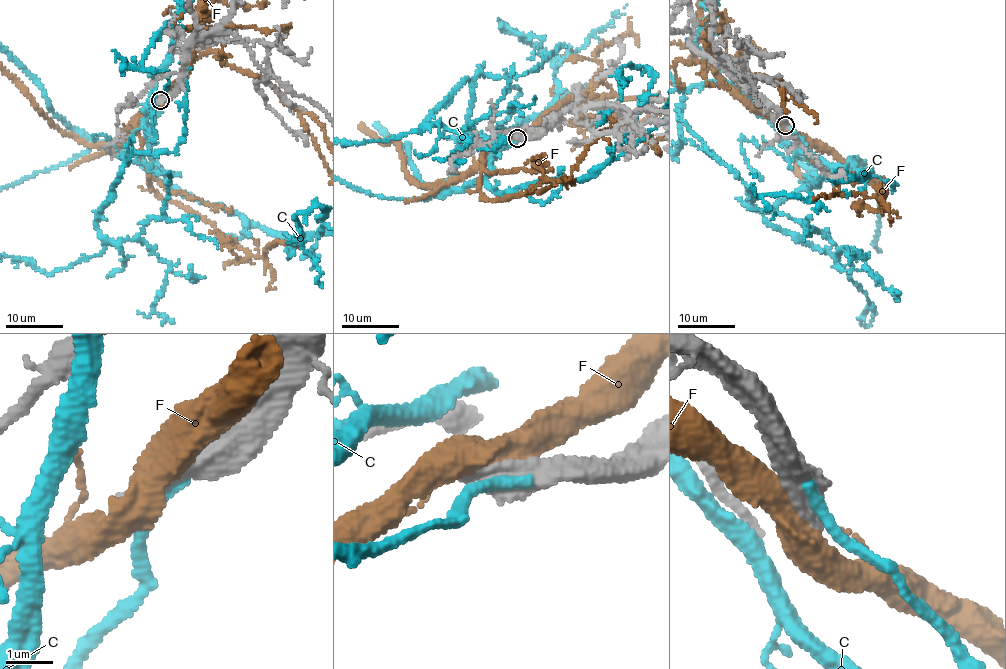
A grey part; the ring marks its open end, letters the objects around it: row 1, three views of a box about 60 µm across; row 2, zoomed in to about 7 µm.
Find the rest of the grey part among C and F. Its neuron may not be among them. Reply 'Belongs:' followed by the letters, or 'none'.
Belongs: none

